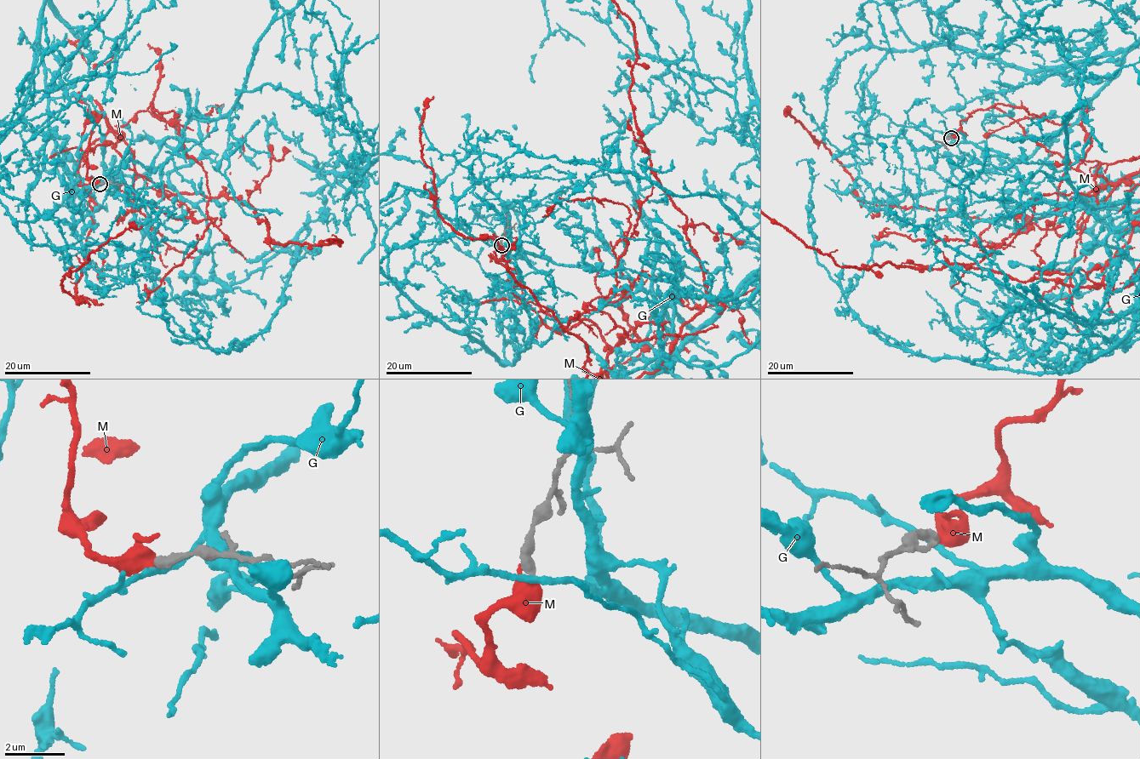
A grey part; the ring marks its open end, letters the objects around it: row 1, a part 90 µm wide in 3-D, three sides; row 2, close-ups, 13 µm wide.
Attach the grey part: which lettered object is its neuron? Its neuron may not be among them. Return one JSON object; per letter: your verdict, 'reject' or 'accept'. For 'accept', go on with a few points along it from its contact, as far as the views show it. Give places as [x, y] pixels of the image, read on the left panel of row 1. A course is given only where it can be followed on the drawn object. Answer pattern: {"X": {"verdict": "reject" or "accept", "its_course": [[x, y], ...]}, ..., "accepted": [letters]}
{"G": {"verdict": "reject"}, "M": {"verdict": "accept"}, "accepted": ["M"]}

